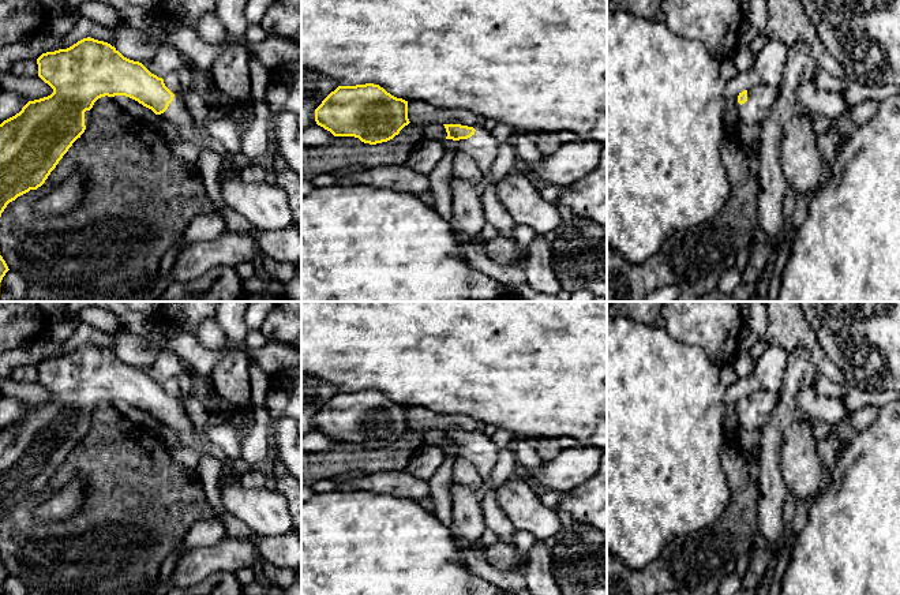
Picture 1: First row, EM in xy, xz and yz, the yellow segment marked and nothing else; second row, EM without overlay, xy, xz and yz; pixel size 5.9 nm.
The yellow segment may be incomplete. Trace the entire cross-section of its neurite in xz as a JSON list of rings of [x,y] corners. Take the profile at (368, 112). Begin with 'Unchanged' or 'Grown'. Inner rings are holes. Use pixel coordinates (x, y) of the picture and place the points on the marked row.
Unchanged. [[[374,83],[338,86],[315,109],[315,121],[334,136],[355,136],[370,145],[393,139],[410,123],[408,119],[408,101],[391,96]]]

